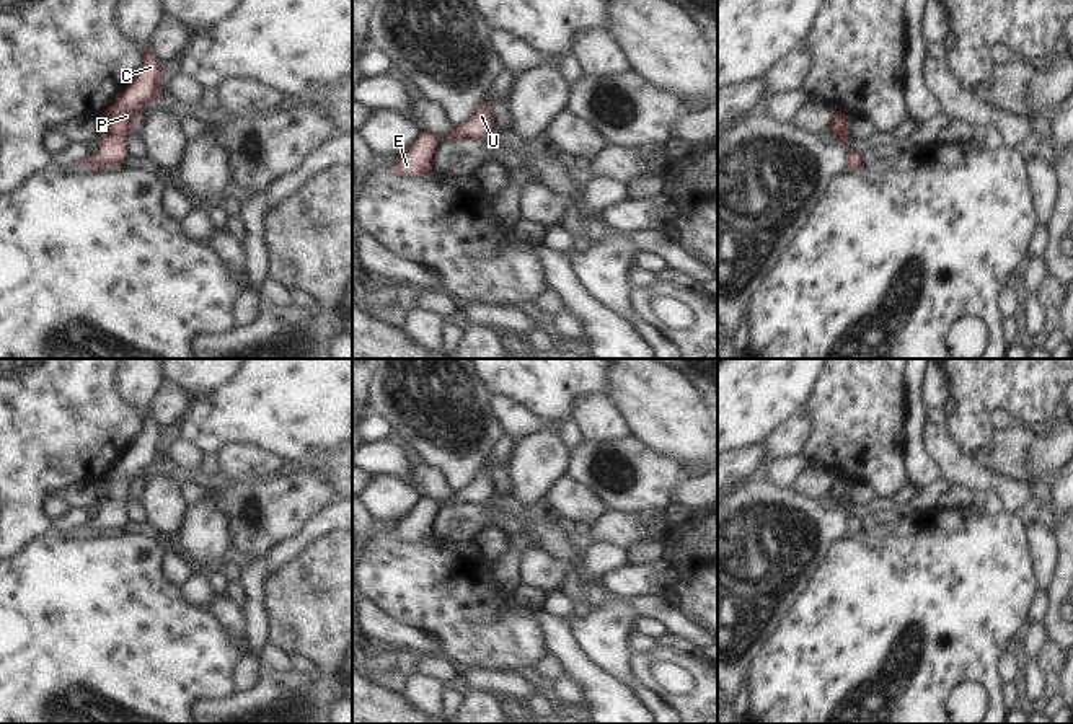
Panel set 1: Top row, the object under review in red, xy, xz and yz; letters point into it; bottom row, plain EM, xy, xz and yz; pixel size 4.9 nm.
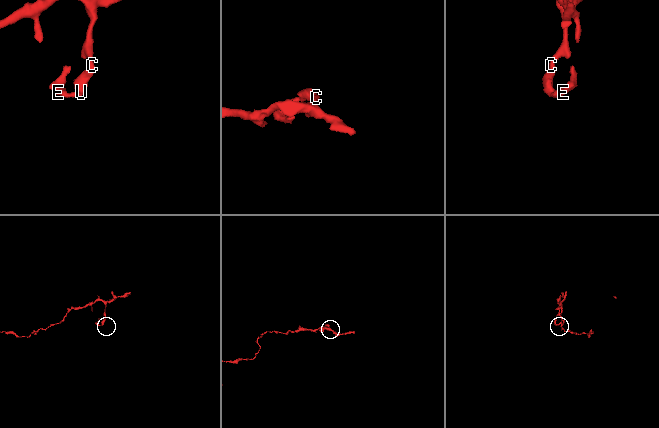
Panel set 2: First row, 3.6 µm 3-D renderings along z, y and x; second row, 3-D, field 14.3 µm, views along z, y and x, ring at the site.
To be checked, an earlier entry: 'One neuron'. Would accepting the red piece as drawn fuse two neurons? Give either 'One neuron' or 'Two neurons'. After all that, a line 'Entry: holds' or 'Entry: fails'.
One neuron.
Entry: holds

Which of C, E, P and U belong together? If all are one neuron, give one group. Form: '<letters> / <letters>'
C E P U

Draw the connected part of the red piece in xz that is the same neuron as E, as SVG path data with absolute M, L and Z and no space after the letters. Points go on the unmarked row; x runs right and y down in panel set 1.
M421 496L413 509L395 523L395 536L401 543L413 543L432 535L432 522L437 514L437 502Z

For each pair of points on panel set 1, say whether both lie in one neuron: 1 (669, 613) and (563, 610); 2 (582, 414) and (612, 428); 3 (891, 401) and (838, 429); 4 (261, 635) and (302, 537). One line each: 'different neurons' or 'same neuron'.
1: same neuron
2: same neuron
3: same neuron
4: same neuron

